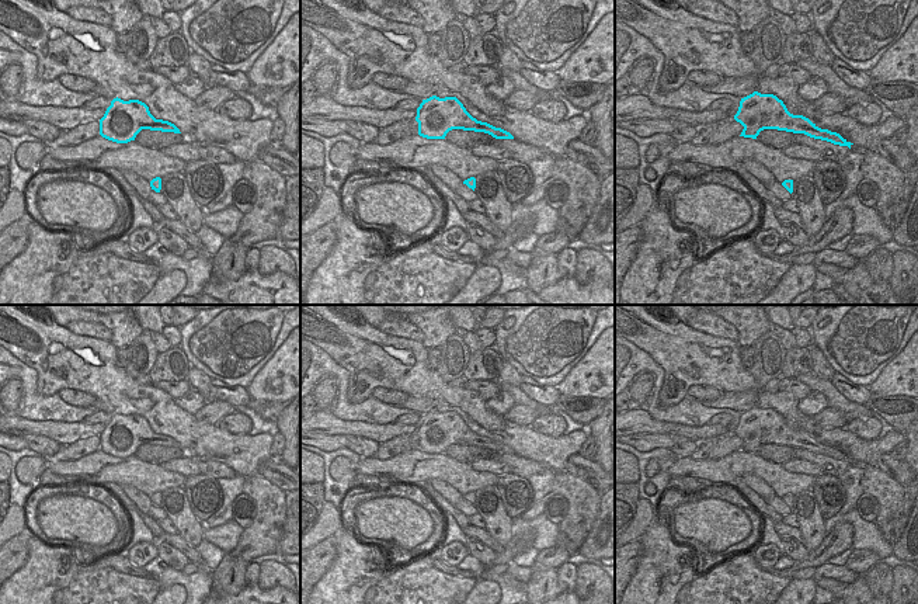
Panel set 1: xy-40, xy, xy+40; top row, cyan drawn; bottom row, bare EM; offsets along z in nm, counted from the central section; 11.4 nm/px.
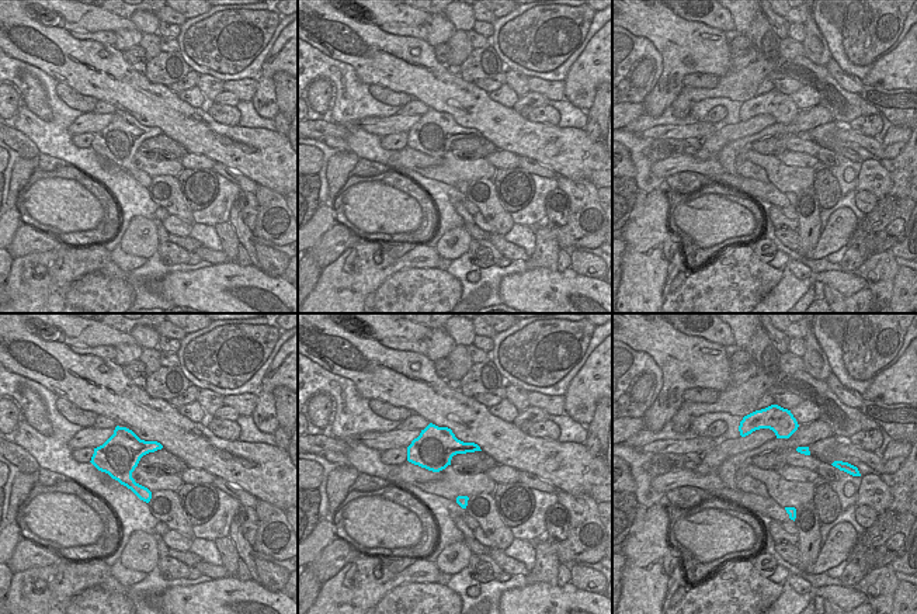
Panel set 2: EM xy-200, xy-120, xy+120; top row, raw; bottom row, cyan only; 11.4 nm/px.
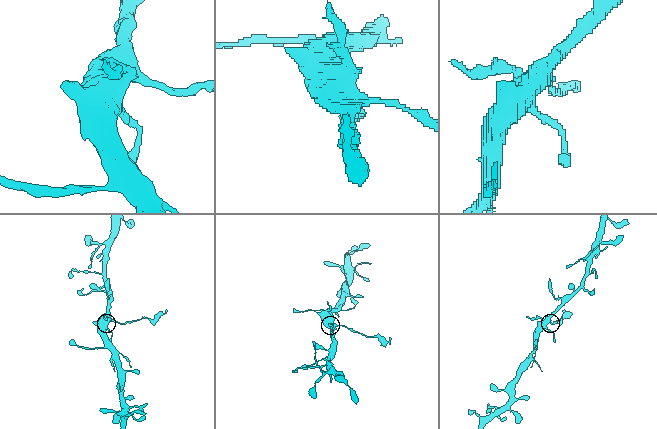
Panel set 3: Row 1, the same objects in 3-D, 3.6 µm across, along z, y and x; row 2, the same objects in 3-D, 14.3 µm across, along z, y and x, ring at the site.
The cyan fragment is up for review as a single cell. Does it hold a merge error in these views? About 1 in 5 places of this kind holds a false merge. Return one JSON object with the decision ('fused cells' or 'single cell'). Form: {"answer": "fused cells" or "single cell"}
{"answer": "fused cells"}

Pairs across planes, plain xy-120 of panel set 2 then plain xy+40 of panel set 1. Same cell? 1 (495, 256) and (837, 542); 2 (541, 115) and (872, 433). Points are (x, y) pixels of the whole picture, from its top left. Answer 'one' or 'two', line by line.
1: two
2: one

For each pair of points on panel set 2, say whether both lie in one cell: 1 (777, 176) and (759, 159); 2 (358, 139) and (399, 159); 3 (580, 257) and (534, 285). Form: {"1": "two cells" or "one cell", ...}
{"1": "one cell", "2": "two cells", "3": "two cells"}

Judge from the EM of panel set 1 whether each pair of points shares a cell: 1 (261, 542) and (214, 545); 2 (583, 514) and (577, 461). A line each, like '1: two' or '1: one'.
1: two
2: two

